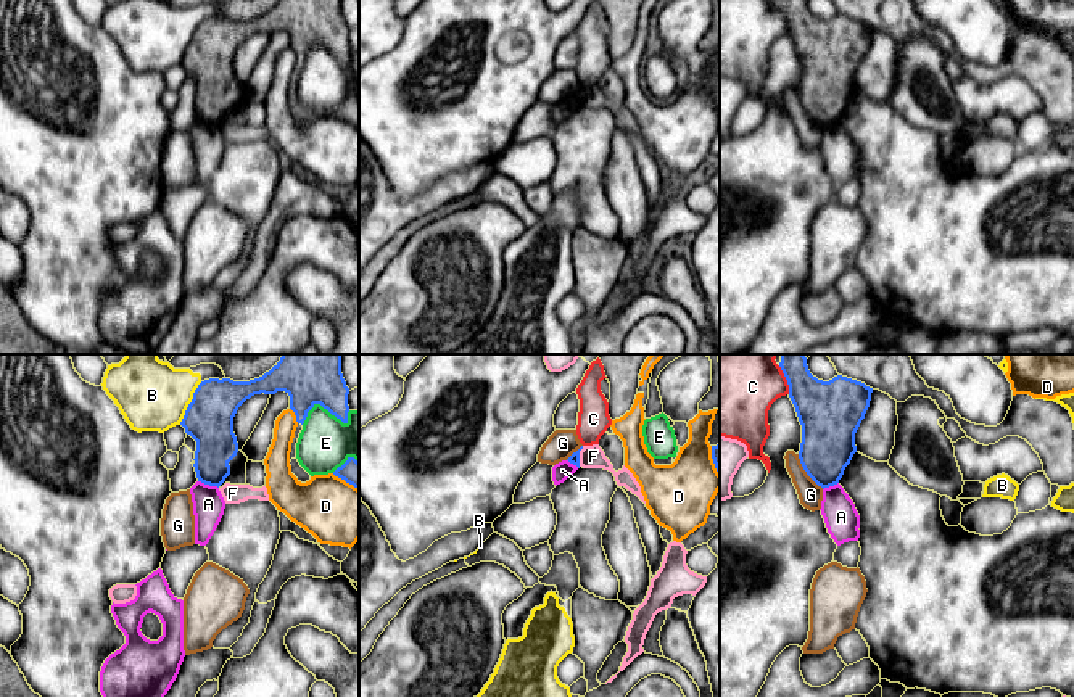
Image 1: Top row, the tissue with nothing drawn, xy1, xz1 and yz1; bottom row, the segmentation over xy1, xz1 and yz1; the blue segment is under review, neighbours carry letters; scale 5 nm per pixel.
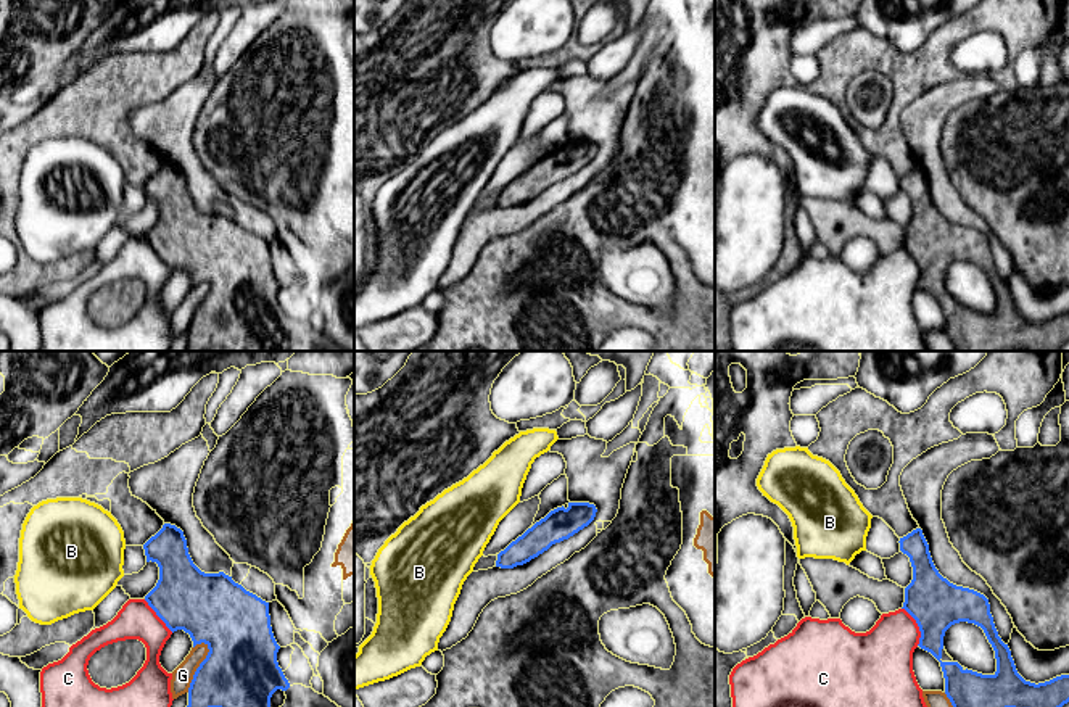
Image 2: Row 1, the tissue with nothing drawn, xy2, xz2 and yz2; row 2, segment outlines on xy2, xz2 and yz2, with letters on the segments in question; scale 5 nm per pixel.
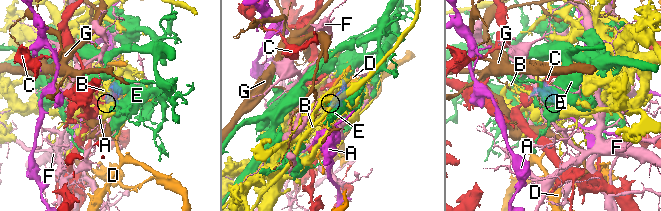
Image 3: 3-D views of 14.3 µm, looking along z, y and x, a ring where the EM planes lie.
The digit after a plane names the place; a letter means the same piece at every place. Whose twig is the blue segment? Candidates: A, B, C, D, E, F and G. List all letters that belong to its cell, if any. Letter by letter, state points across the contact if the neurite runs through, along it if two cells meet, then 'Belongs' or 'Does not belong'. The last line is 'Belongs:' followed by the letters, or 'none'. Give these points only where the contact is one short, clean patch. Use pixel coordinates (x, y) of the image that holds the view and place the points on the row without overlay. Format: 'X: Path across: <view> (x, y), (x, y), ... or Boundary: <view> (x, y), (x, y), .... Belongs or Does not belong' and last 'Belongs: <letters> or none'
A: Boundary: xy1 (198, 119), (218, 127). Does not belong
B: Boundary: xy1 (202, 21), (179, 63). Does not belong
C: Does not belong
D: Does not belong
E: Does not belong
F: Boundary: xz1 (583, 86), (578, 105). Does not belong
G: Does not belong
Belongs: none

